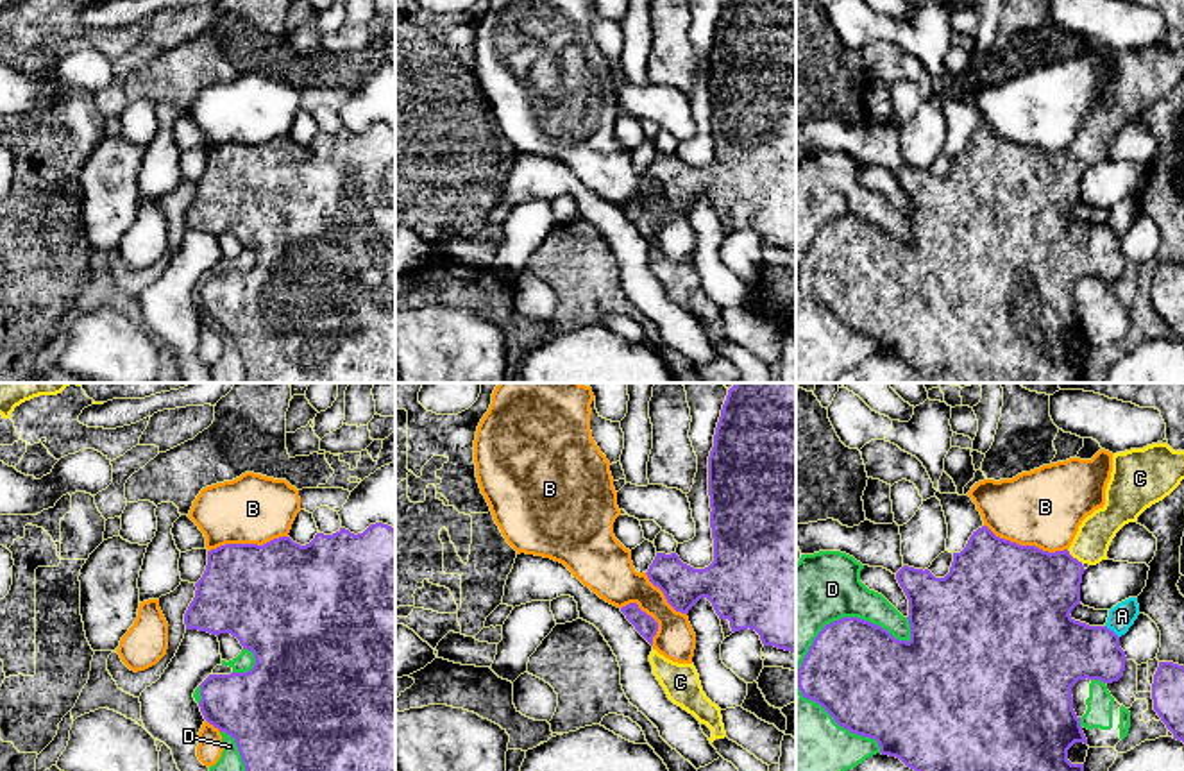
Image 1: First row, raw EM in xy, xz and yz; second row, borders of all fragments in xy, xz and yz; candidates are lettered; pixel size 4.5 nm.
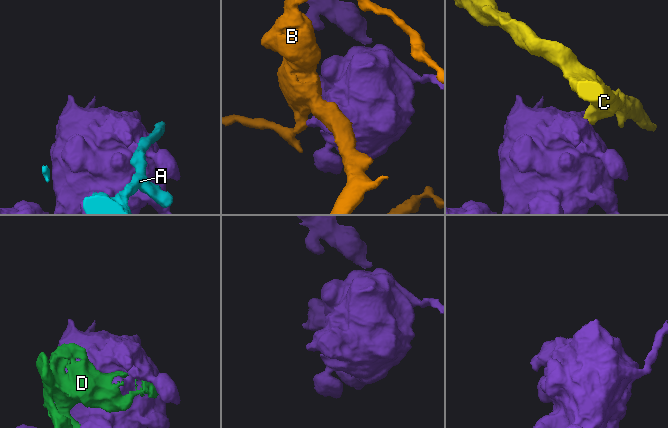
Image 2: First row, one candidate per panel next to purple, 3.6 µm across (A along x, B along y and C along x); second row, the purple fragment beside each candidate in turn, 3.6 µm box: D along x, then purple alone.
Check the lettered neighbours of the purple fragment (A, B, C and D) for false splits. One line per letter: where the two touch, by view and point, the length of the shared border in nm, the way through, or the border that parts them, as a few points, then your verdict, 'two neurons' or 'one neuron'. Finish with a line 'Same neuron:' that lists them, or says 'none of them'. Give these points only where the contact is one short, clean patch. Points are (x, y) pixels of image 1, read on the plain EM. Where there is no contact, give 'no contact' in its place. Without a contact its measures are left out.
A: meets purple in yz at (1113, 231); contact 90 nm long; two neurons
B: meets purple in yz at (1025, 145); contact 400 nm long; two neurons
C: meets purple in yz at (1075, 158); contact 100 nm long; runs through yz (1032, 192), (1075, 158), (1091, 142); one neuron
D: meets purple in yz at (802, 292); contact 650 nm long; two neurons
Same neuron: C

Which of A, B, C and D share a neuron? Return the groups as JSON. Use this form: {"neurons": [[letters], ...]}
{"neurons": [["A"], ["B"], ["C"], ["D"]]}

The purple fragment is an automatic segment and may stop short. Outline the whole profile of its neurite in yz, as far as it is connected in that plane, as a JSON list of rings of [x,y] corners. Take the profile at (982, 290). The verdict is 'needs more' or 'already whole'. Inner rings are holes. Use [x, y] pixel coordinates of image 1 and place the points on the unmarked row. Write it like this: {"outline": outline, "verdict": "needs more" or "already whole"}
{"outline": [[[1168,43],[1116,52],[1105,104],[1082,120],[1068,148],[1048,152],[1019,145],[982,125],[960,152],[953,152],[944,177],[903,165],[896,179],[909,199],[910,240],[898,240],[882,225],[858,216],[826,224],[798,268],[803,297],[821,304],[839,326],[875,338],[882,354],[900,358],[928,383],[1084,383],[1084,363],[1068,360],[1068,349],[1075,342],[1087,343],[1073,309],[1071,286],[1086,277],[1118,281],[1127,261],[1112,229],[1089,225],[1070,215],[1080,204],[1084,165],[1107,159],[1116,132],[1170,95],[1182,79],[1184,50],[1173,50]]], "verdict": "needs more"}

